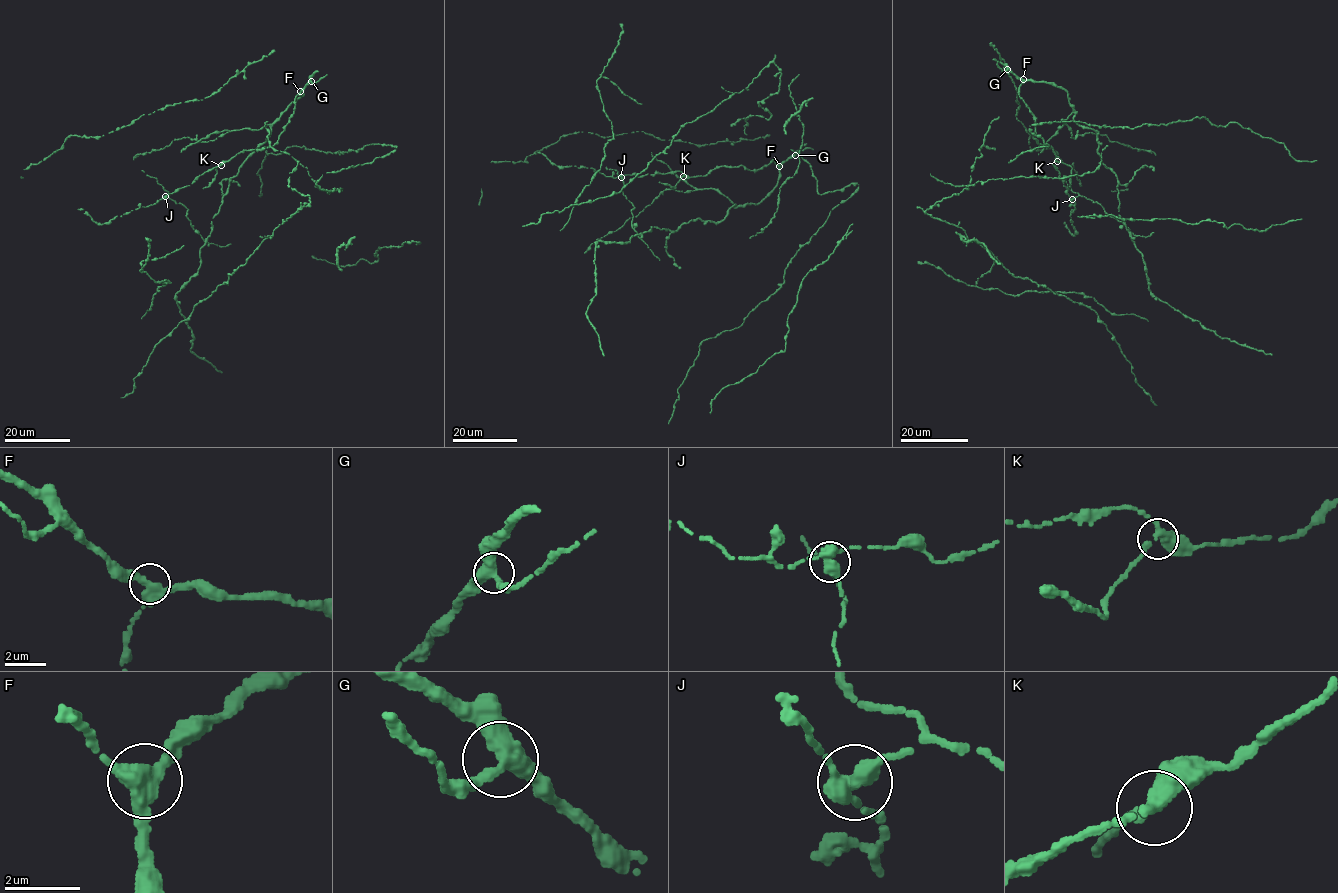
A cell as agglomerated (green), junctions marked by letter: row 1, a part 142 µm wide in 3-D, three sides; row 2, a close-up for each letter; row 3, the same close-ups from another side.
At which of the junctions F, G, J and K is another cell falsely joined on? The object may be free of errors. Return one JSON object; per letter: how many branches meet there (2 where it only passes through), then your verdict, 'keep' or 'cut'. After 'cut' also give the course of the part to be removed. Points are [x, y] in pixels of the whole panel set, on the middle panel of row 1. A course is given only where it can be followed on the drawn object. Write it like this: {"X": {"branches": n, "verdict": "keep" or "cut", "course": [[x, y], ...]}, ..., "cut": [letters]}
{"F": {"branches": 3, "verdict": "keep"}, "G": {"branches": 3, "verdict": "keep"}, "J": {"branches": 3, "verdict": "cut", "course": [[621, 177], [622, 193], [635, 208], [631, 212], [631, 226], [660, 260]]}, "K": {"branches": 3, "verdict": "keep"}, "cut": ["J"]}

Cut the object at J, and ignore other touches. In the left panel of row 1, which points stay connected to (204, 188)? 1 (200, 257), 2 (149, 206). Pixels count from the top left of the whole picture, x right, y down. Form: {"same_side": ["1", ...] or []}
{"same_side": ["1", "2"]}

